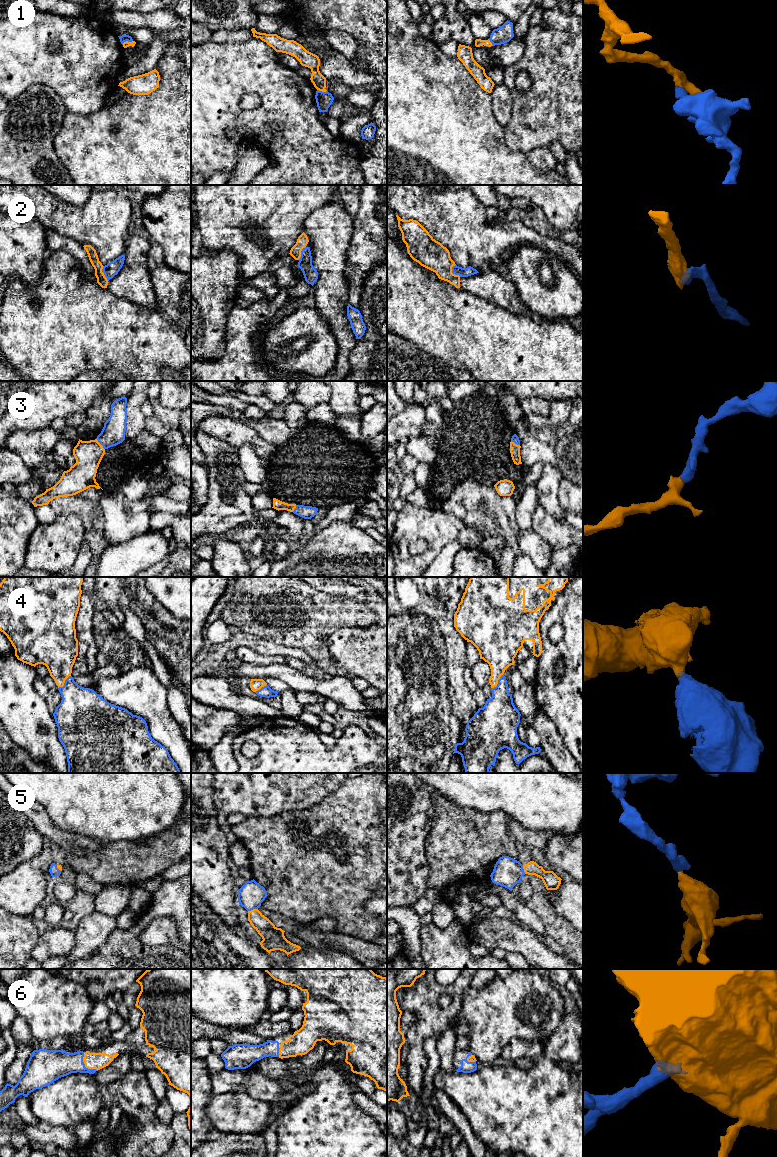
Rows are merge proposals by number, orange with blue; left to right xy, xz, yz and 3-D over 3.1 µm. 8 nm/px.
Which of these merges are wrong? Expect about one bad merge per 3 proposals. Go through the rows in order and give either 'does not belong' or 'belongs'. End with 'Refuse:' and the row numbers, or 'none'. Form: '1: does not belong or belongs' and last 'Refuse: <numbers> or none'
1: does not belong
2: belongs
3: belongs
4: belongs
5: belongs
6: belongs
Refuse: 1

